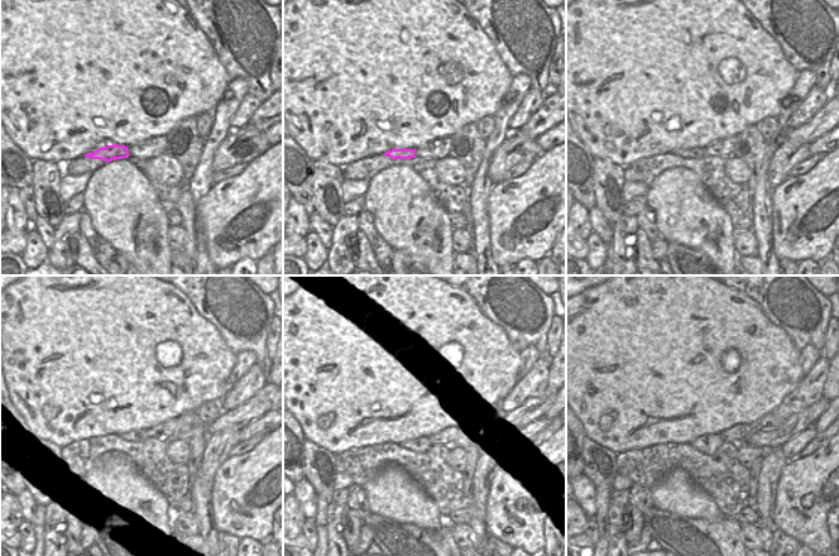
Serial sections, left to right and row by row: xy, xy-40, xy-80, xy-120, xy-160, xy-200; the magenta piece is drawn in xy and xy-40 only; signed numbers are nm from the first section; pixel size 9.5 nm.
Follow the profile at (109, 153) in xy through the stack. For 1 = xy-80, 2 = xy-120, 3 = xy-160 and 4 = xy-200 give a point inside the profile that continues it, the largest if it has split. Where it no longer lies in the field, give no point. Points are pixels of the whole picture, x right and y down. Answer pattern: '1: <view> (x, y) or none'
1: xy-80 (696, 153)
2: xy-120 (129, 436)
3: xy-160 (421, 444)
4: xy-200 (708, 445)

